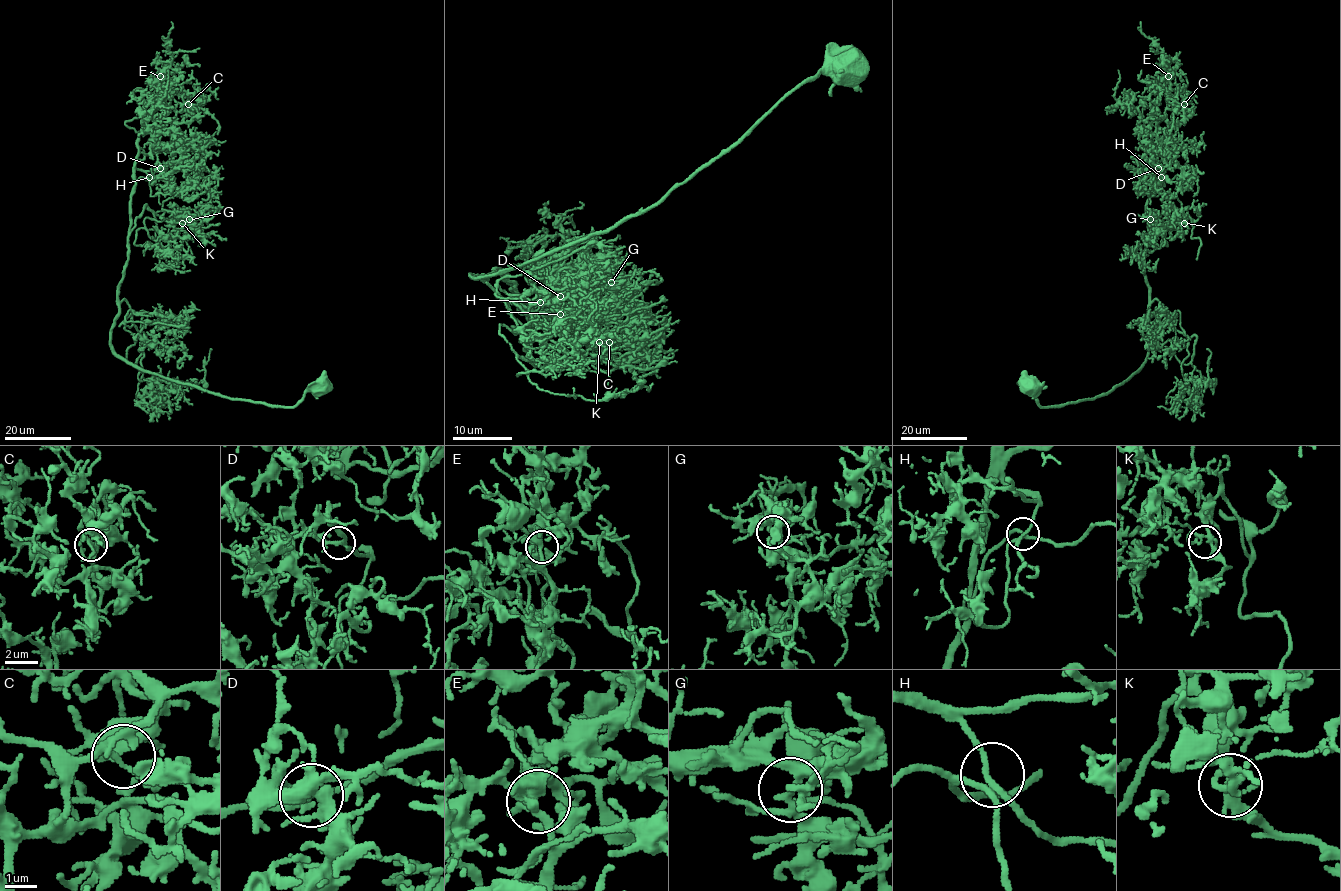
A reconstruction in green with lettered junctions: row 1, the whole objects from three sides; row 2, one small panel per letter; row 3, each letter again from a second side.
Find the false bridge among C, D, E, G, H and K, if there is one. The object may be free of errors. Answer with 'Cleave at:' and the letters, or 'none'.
Cleave at: none

